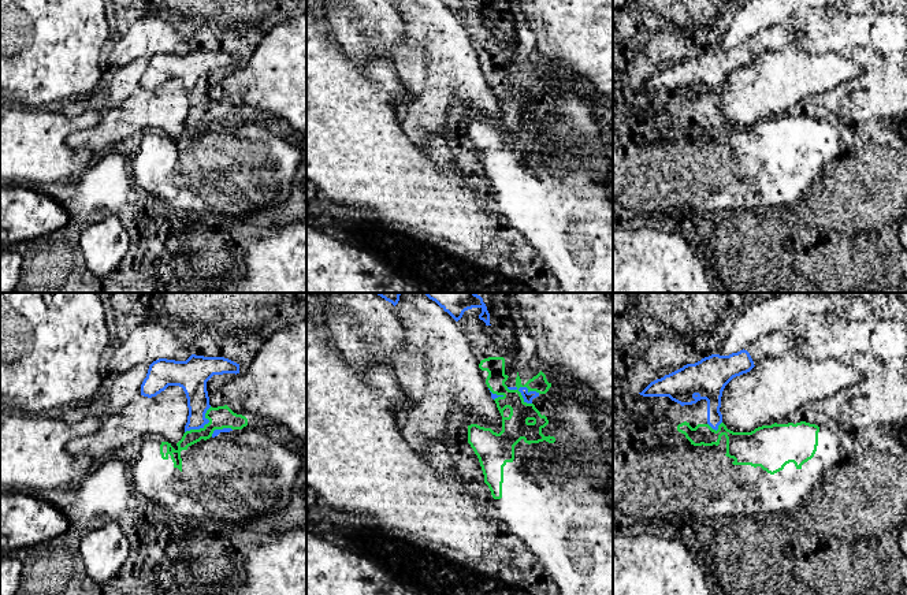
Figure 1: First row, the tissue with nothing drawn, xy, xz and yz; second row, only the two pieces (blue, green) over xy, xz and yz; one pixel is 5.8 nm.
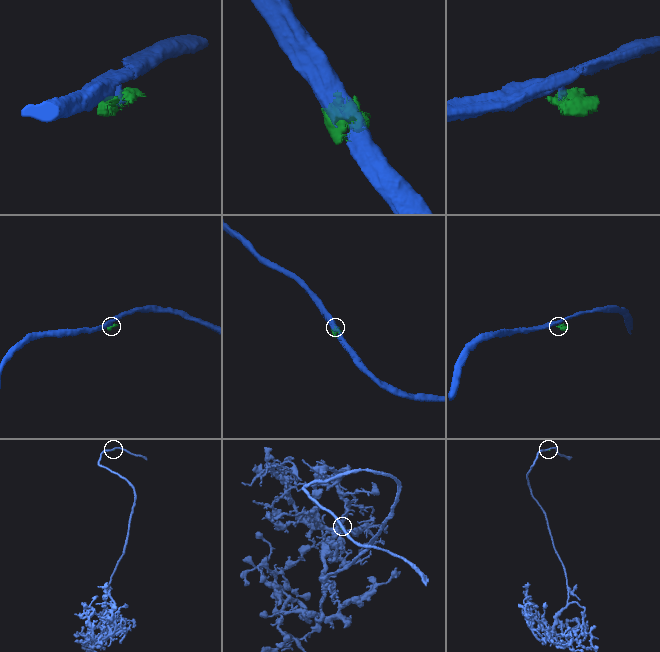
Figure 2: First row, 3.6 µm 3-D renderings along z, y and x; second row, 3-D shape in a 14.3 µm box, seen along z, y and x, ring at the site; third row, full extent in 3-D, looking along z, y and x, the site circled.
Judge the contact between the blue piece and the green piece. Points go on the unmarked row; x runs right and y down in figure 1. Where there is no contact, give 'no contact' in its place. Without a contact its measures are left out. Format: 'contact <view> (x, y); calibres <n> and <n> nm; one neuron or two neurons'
contact xz (523, 81); calibres 60 and 160 nm; two neurons

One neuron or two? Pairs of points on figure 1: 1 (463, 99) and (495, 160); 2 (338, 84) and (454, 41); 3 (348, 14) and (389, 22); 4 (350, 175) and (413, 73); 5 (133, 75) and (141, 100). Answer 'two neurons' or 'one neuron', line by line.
1: two neurons
2: two neurons
3: one neuron
4: two neurons
5: two neurons

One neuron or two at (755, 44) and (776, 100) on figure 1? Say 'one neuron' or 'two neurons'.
one neuron

